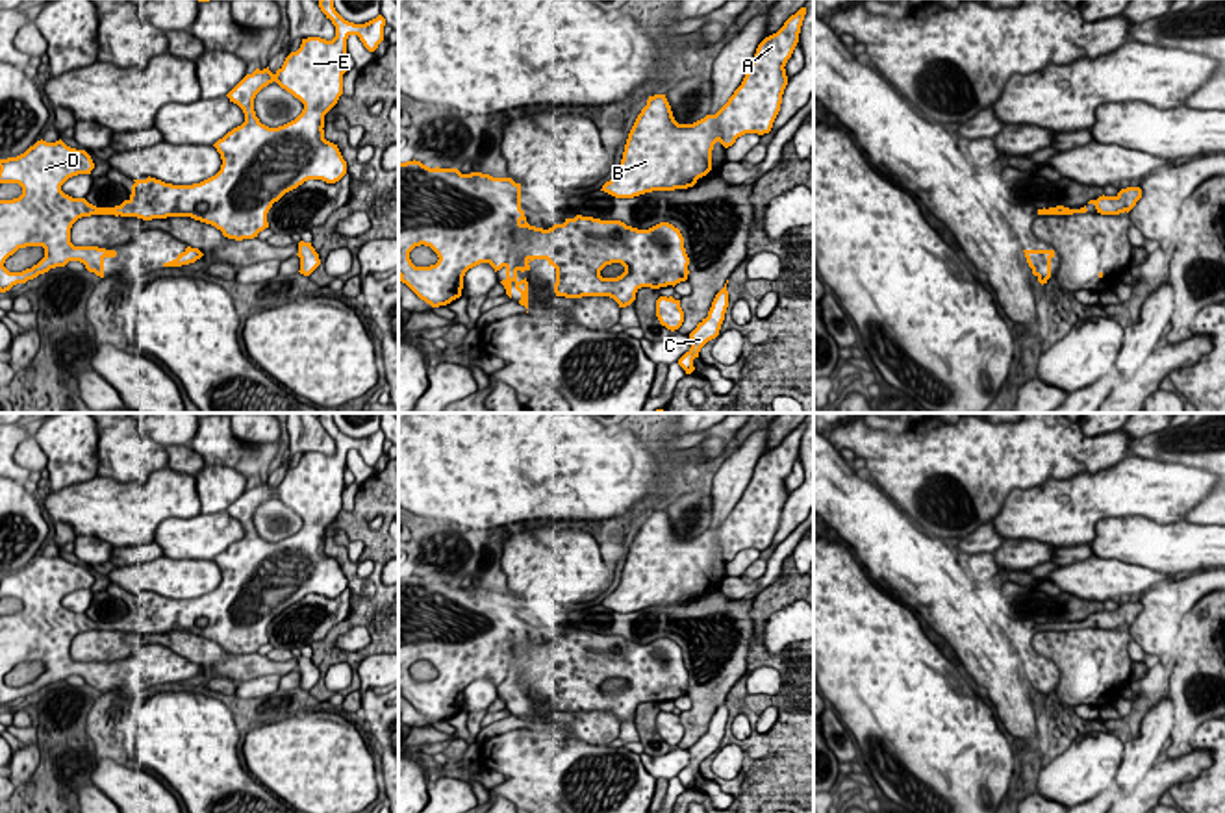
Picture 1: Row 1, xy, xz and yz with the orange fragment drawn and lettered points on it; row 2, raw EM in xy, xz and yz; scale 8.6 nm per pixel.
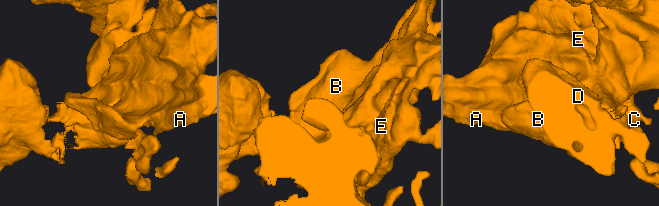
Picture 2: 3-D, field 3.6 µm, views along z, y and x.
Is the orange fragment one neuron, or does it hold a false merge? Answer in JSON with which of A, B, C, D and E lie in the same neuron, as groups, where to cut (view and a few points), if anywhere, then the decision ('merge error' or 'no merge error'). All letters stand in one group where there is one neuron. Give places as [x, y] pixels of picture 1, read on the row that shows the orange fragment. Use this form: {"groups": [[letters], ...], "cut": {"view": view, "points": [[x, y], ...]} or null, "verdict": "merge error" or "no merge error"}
{"groups": [["A", "B", "C", "D", "E"]], "cut": null, "verdict": "no merge error"}

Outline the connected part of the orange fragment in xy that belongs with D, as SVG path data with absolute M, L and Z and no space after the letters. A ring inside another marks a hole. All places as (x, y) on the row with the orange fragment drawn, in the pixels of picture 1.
M319 0L319 7L335 26L335 37L332 41L321 37L302 39L300 48L291 52L274 74L269 67L263 70L256 69L226 94L230 102L243 109L245 122L213 144L221 154L222 165L215 176L200 183L172 185L148 176L146 180L133 180L132 194L120 206L96 207L85 198L72 198L61 191L69 178L91 174L95 169L85 150L70 148L61 139L56 143L41 139L24 154L0 159L0 183L19 183L22 187L19 198L0 200L0 293L9 291L17 283L26 283L50 269L65 267L69 261L80 261L89 272L104 278L104 259L115 257L117 252L98 246L74 246L70 243L70 228L82 217L120 215L143 220L191 217L215 226L228 239L243 241L254 239L269 228L267 213L285 193L308 180L339 181L347 174L347 161L337 144L324 139L324 115L343 94L347 39L358 35L363 46L374 52L384 41L385 19L378 15L365 24L354 24L335 11L334 0ZM272 81L304 104L302 113L295 120L278 128L261 124L254 111L256 94ZM26 246L43 246L44 257L32 269L9 272L4 267L6 259Z

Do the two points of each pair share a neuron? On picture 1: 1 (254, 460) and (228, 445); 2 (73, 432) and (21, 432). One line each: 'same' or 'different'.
1: same
2: different

